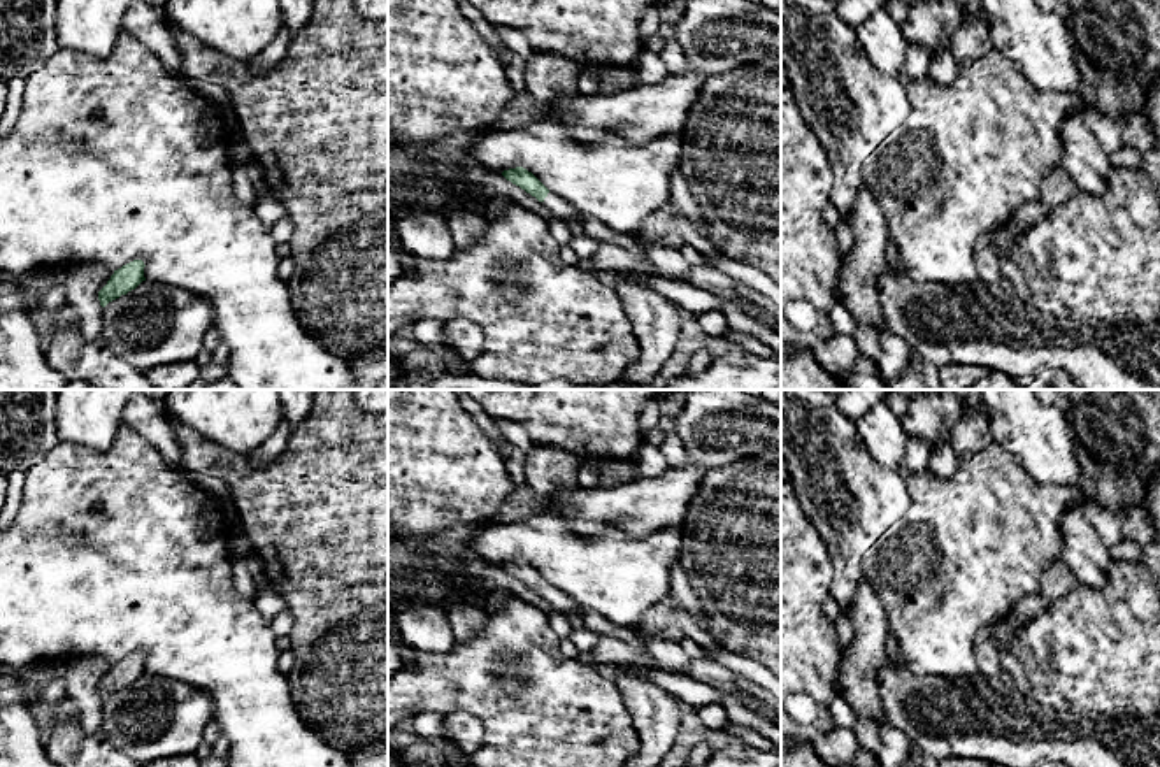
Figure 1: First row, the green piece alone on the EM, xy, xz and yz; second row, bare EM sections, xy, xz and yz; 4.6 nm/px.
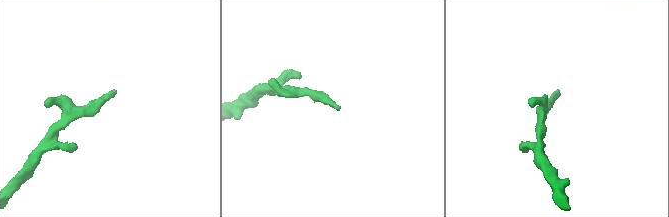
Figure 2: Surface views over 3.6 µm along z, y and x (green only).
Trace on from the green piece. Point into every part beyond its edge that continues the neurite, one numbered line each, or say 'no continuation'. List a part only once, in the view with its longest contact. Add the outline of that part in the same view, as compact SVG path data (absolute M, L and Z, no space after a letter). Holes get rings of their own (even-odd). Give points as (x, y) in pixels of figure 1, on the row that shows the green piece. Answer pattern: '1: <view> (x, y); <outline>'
1: xz (560, 207); M553 191L548 193L542 204L551 211L555 218L560 219L579 219L581 216L570 202Z

